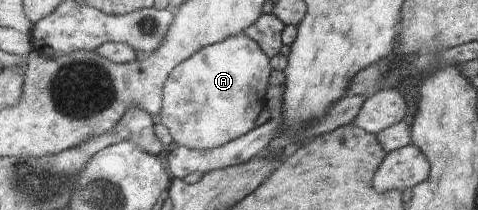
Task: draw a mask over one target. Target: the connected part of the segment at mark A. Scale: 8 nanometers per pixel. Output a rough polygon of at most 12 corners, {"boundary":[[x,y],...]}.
{"boundary":[[243,32],[174,67],[160,123],[213,150],[255,127],[272,73]]}

